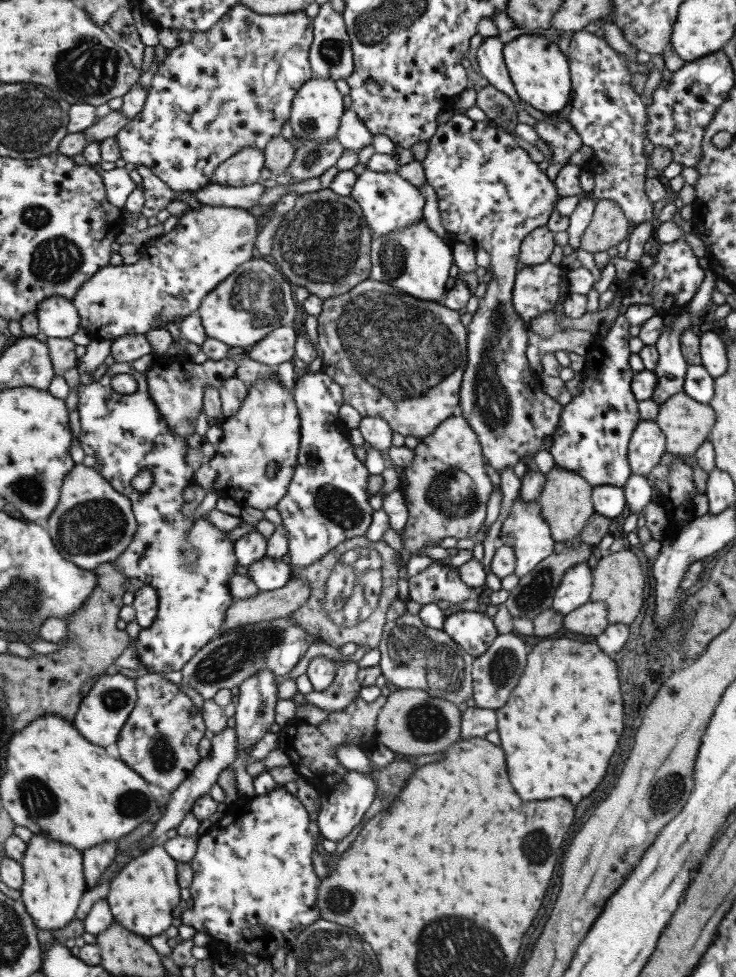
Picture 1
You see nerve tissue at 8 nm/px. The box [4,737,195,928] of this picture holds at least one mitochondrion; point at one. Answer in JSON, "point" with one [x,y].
{"point":[39,800]}

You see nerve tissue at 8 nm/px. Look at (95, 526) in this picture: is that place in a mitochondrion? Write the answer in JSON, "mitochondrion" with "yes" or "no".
{"mitochondrion":"yes"}

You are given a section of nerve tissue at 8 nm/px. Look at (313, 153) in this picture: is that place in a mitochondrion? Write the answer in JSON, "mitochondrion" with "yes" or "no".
{"mitochondrion":"yes"}

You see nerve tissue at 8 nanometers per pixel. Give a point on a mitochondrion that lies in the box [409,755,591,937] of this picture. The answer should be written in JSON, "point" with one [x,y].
{"point":[543,854]}

